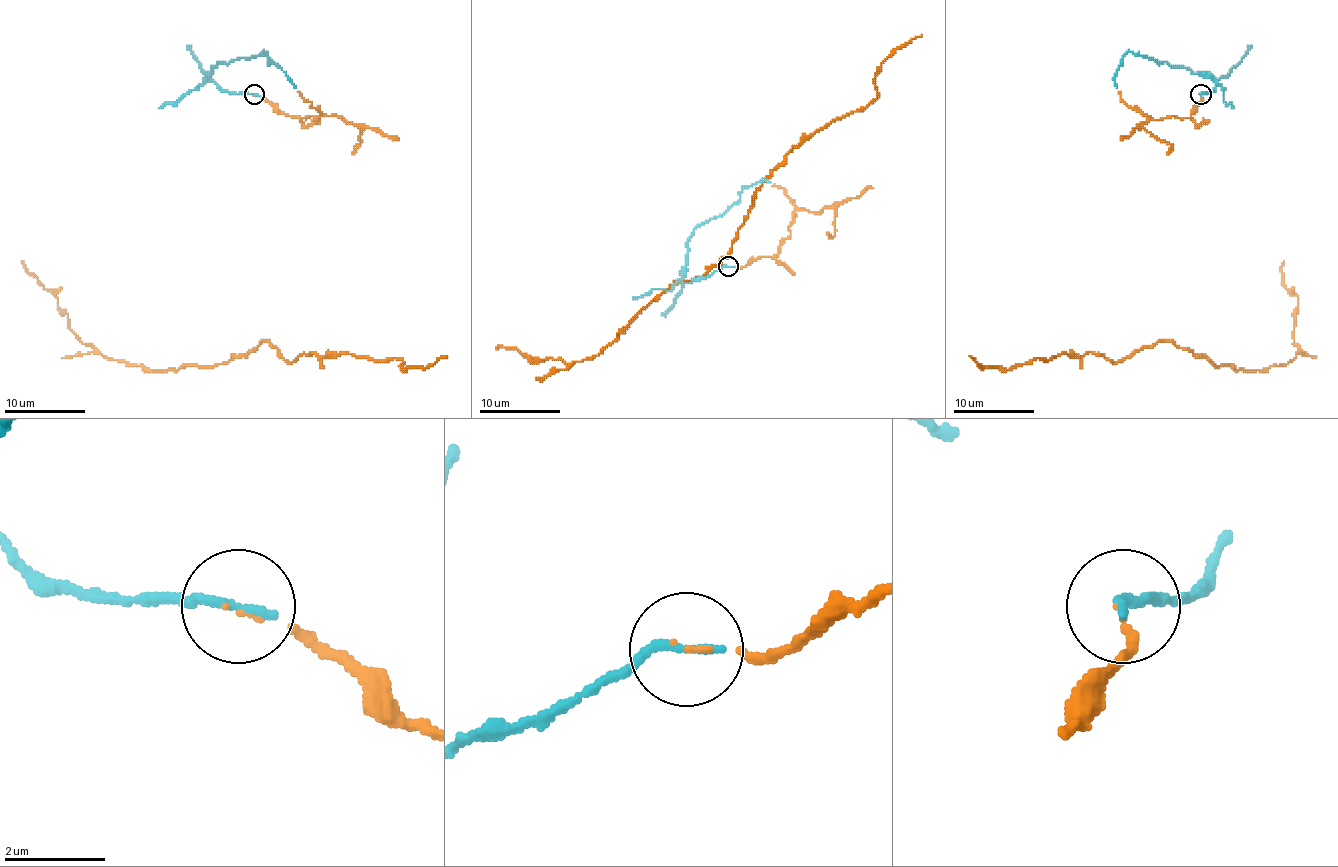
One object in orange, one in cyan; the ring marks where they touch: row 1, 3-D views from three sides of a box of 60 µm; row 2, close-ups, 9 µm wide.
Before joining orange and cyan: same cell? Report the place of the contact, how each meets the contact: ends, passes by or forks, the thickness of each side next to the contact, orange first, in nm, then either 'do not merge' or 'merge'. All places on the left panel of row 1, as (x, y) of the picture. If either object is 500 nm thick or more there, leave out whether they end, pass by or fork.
at (254, 94); orange ends there; cyan ends there; 60 nm thick on the orange side, 200 nm on the other; merge

